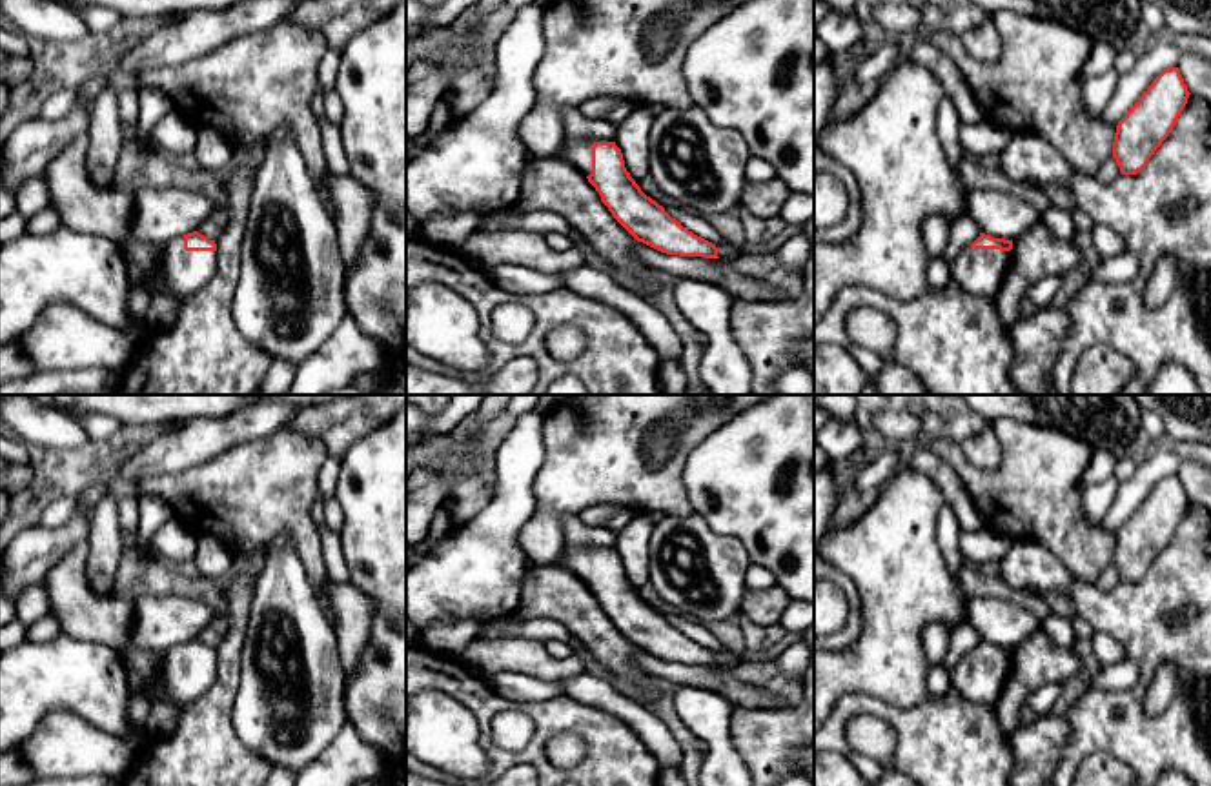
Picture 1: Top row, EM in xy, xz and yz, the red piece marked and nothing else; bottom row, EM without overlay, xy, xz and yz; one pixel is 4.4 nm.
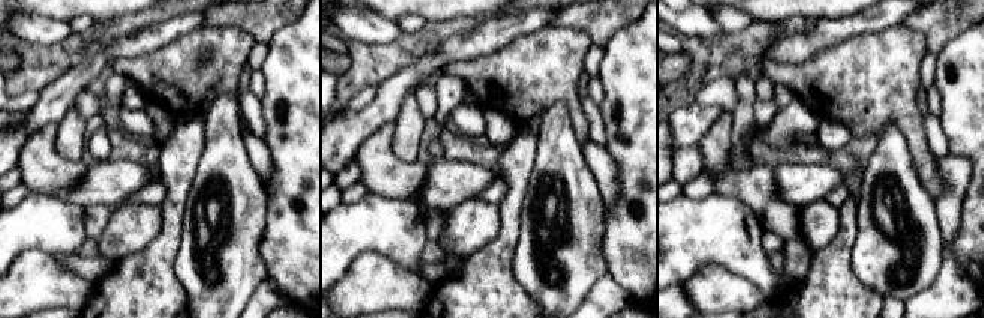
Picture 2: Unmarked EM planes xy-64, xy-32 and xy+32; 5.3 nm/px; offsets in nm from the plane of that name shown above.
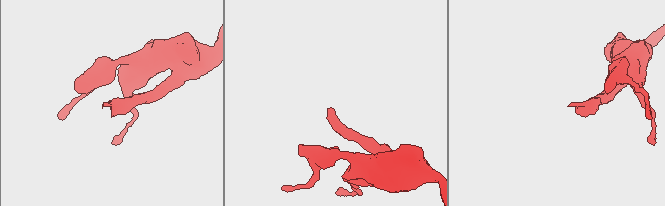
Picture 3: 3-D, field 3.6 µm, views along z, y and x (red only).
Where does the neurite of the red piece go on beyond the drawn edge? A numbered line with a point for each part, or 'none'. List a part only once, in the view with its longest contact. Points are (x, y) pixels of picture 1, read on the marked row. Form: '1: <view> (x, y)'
1: xy (181, 272)

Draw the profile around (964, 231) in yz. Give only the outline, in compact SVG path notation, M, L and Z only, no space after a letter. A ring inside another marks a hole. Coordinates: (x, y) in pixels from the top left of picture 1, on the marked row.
M963 213L951 224L943 258L952 262L967 246L971 246L980 237L980 233L980 226Z

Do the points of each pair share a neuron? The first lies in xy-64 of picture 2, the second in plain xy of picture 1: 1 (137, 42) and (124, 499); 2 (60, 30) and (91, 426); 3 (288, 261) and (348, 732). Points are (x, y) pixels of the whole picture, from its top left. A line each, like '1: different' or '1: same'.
1: different
2: different
3: different

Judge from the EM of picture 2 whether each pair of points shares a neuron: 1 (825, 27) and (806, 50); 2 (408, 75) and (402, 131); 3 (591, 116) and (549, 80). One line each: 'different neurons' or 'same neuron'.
1: same neuron
2: different neurons
3: different neurons

